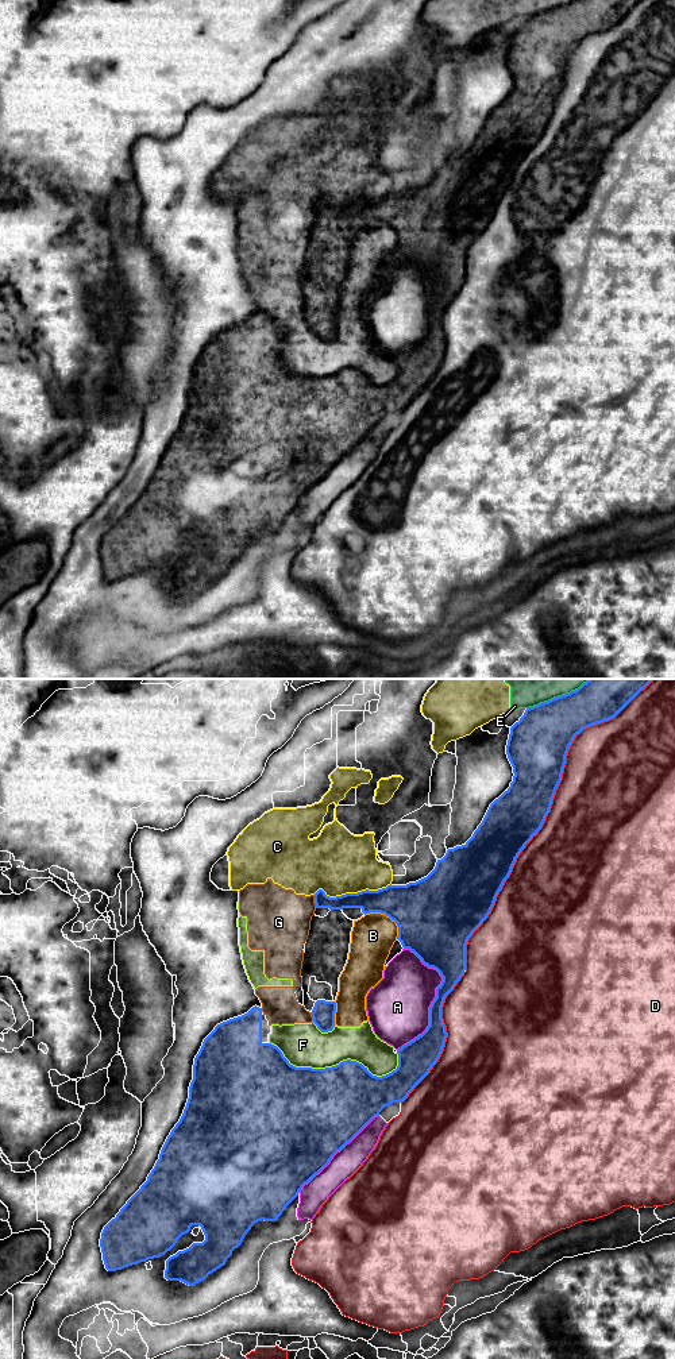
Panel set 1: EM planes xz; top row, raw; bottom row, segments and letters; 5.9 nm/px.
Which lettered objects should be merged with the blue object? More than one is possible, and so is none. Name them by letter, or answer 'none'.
none

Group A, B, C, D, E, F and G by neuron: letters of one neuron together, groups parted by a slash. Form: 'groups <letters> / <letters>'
groups A / B C E F G / D

